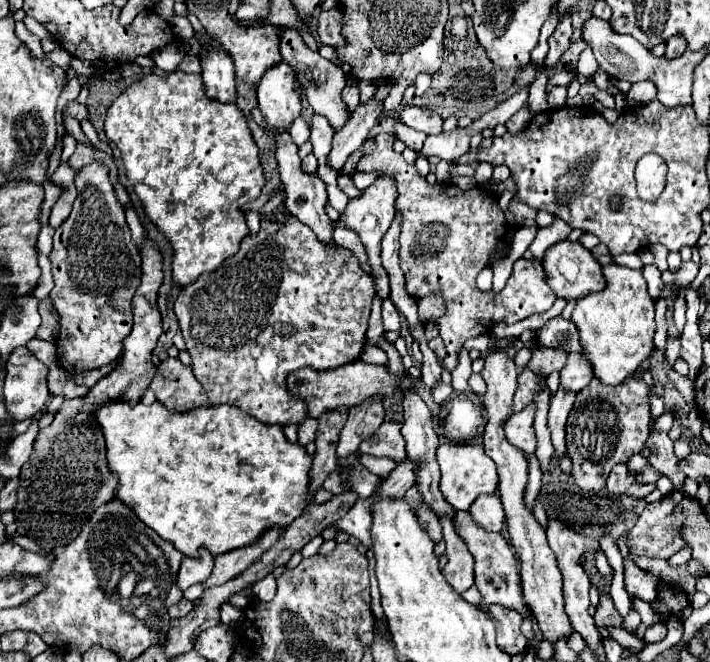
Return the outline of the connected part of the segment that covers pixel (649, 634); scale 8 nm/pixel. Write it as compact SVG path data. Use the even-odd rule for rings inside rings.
M657 622L646 630L644 639L649 643L658 642L663 640L666 637L666 634L666 624L662 622Z

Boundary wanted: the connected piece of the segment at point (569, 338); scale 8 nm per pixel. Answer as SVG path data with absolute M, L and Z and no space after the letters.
M563 317L549 319L539 329L539 345L561 349L561 351L567 351L567 353L583 351L581 345L579 345L579 331L575 329L575 323L563 319Z

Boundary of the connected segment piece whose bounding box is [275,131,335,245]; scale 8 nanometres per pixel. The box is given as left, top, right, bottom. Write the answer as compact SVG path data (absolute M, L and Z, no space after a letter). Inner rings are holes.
M289 131L277 133L275 135L275 143L277 143L279 175L281 175L281 183L285 185L285 207L287 207L287 211L291 215L295 215L301 223L309 225L315 231L315 235L319 237L319 241L323 241L325 245L335 245L333 243L333 221L325 213L325 205L327 205L325 183L317 175L305 173L301 169L301 157L297 153L297 145L289 137Z

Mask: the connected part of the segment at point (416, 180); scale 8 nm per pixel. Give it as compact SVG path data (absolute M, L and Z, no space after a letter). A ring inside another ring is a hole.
M391 133L377 135L377 147L369 157L363 157L359 171L383 171L383 175L387 173L397 179L399 197L395 209L403 211L399 261L405 273L405 287L415 299L427 297L433 291L439 291L445 297L447 311L441 319L437 319L441 339L447 349L447 357L441 367L453 371L459 363L461 345L467 339L489 333L495 323L511 325L533 313L543 313L551 309L557 297L545 283L541 261L527 259L517 259L513 263L513 273L499 293L479 291L475 277L481 269L491 265L491 255L509 255L509 243L505 241L507 223L495 201L497 197L479 187L463 191L451 183L429 185L415 165L409 165L401 153L393 151L393 141L395 137Z

